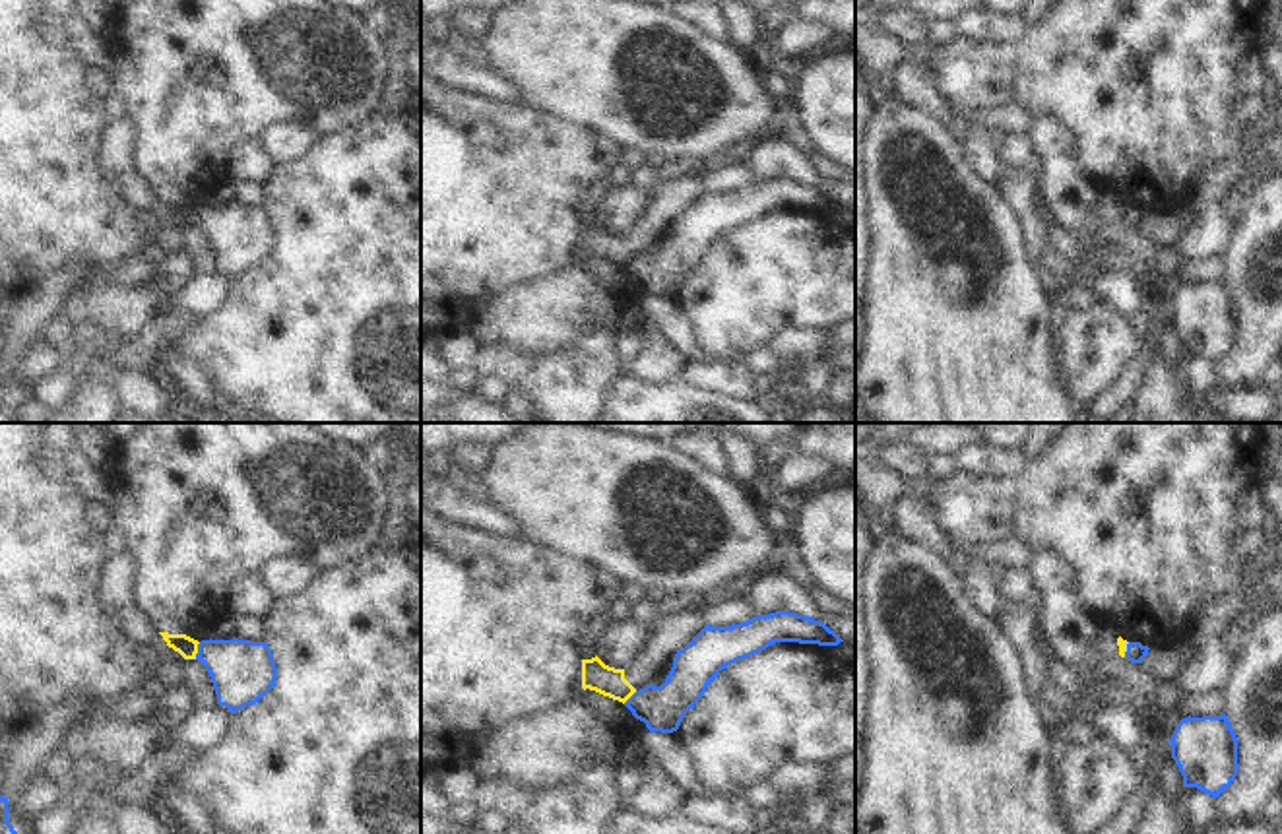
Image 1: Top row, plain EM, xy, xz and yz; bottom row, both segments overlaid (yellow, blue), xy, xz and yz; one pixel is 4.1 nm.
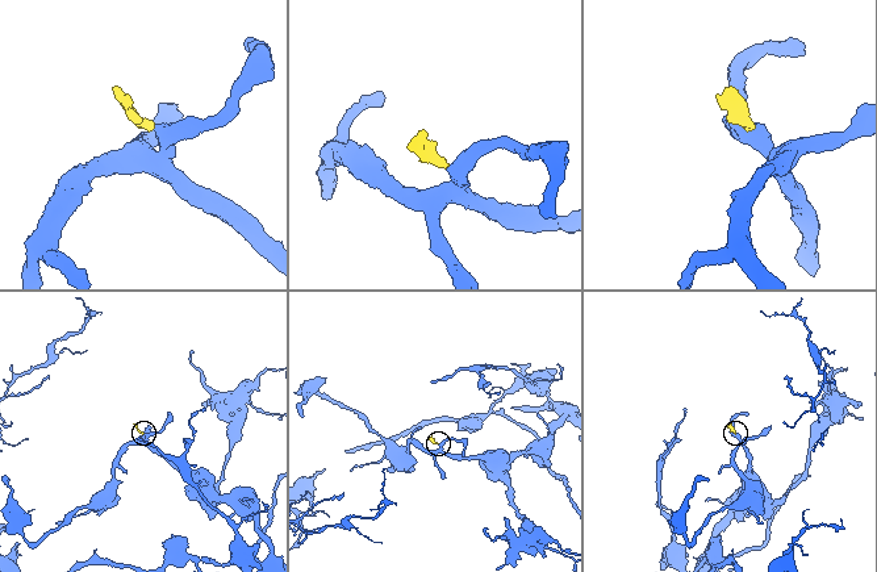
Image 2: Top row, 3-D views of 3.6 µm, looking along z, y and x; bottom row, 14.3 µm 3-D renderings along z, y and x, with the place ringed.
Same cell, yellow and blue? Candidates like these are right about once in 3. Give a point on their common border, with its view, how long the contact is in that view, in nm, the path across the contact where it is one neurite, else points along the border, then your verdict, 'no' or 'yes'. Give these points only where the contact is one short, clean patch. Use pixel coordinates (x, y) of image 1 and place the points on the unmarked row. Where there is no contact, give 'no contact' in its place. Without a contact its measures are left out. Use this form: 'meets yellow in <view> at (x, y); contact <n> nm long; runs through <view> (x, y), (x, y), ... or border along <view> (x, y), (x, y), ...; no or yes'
meets yellow in xy at (196, 216); contact 80 nm long; border along xy (200, 208), (194, 224); no

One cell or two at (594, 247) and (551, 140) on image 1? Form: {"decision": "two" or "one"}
{"decision": "two"}

